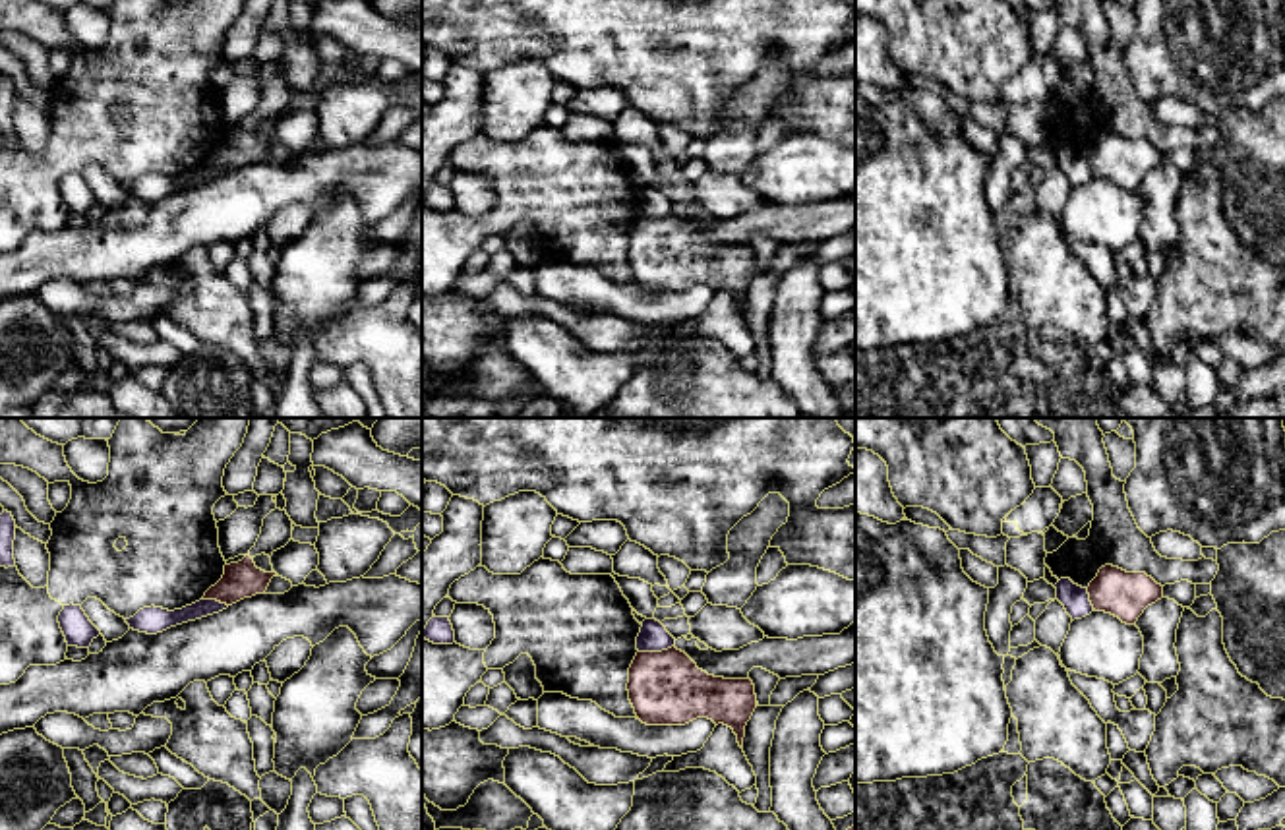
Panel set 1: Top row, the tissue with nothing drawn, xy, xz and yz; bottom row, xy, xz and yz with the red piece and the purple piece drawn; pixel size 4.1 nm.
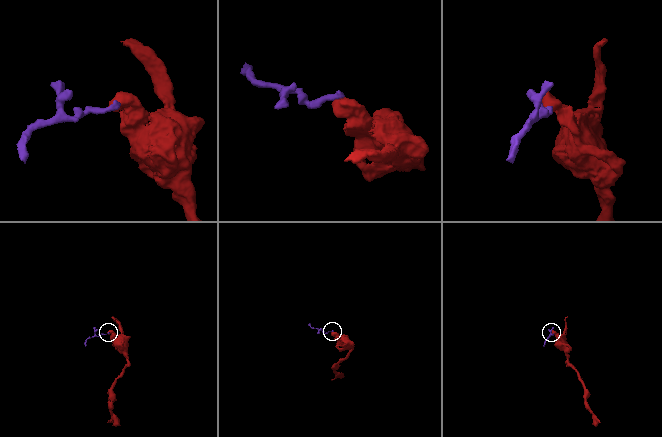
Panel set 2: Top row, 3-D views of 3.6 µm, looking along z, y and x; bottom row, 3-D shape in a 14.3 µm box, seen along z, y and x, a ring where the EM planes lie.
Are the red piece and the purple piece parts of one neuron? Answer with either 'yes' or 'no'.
no

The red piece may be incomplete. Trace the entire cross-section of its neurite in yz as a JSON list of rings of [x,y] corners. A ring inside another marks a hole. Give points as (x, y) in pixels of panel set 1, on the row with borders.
[[[1105,565],[1088,586],[1095,611],[1119,617],[1126,625],[1136,625],[1144,609],[1163,598],[1163,586],[1146,573],[1126,573]]]

